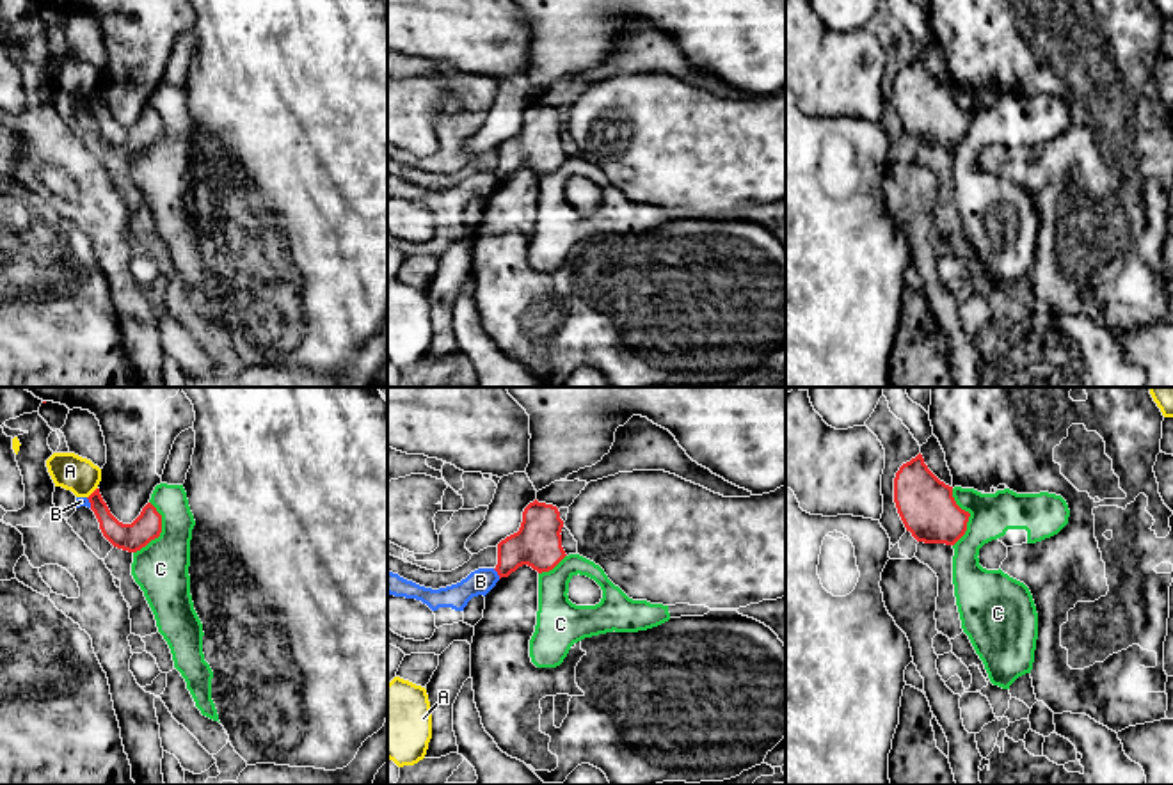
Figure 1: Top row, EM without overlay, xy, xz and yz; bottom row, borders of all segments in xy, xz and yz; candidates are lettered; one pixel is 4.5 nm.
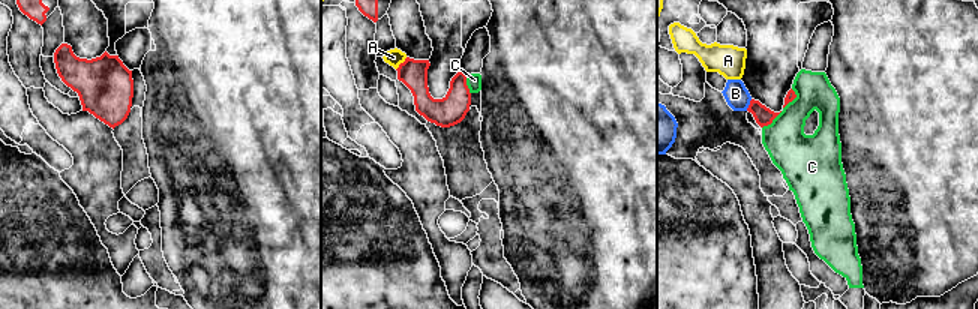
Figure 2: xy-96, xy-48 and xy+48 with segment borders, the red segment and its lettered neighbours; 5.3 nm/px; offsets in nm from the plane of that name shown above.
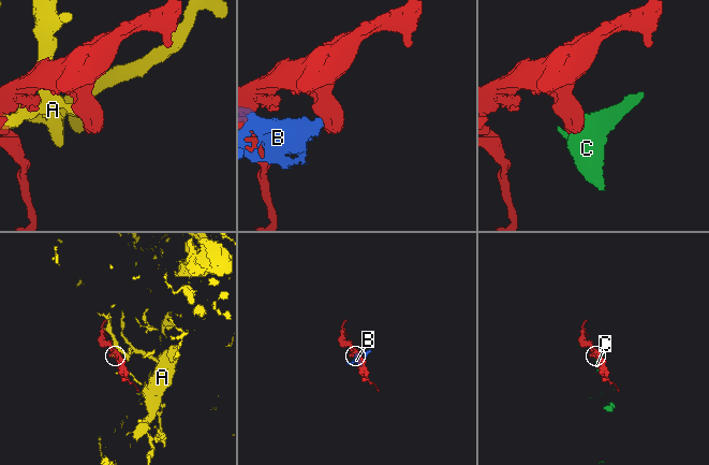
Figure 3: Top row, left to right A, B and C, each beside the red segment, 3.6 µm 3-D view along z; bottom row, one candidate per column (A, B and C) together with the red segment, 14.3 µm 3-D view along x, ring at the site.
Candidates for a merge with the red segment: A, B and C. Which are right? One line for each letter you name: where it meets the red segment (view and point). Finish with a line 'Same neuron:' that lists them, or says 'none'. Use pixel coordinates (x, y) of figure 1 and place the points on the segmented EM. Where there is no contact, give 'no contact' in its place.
Same neuron: none

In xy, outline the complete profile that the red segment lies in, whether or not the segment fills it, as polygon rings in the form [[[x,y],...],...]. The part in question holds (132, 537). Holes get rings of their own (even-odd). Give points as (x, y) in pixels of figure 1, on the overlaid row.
[[[100,488],[89,497],[103,536],[117,549],[137,552],[162,533],[162,515],[148,503],[132,524],[119,522],[103,501]]]

